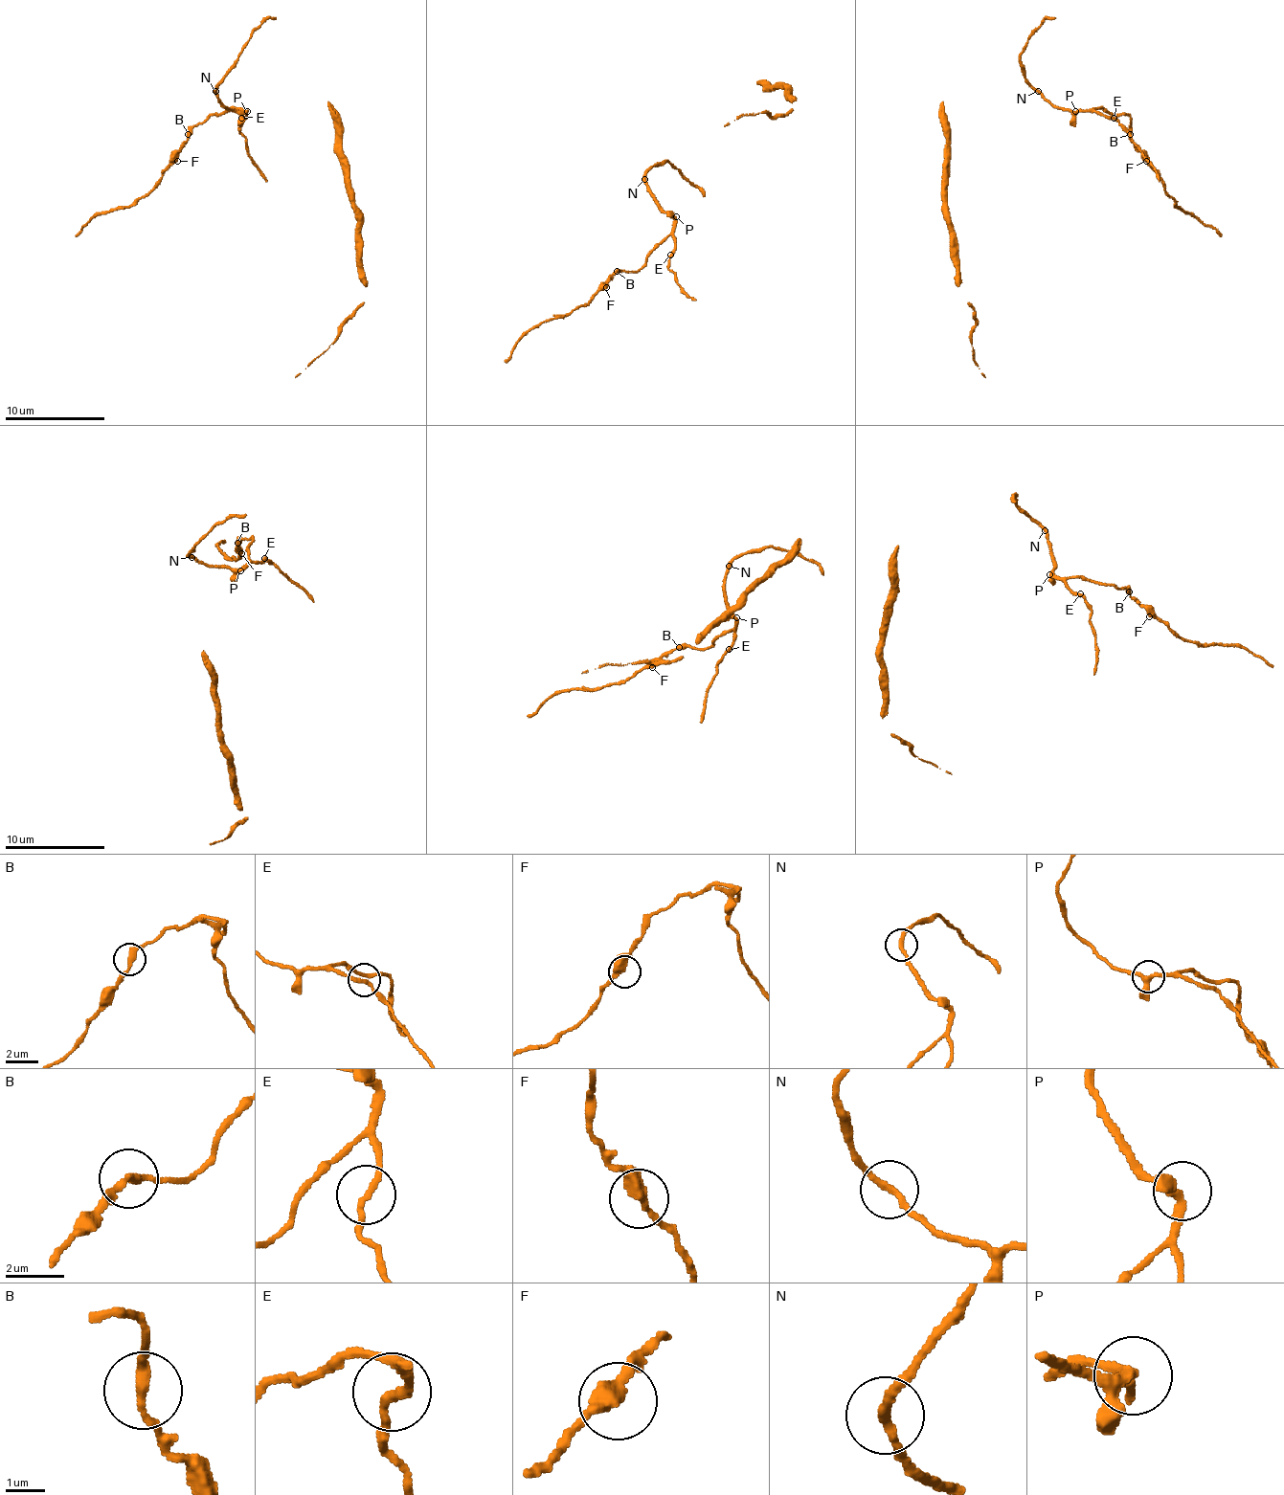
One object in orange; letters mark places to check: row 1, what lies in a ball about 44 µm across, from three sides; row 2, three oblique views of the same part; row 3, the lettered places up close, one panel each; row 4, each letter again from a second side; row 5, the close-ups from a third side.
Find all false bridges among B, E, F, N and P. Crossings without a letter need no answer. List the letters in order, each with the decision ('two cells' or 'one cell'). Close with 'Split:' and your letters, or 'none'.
B: one cell
E: one cell
F: one cell
N: one cell
P: one cell
Split: none

